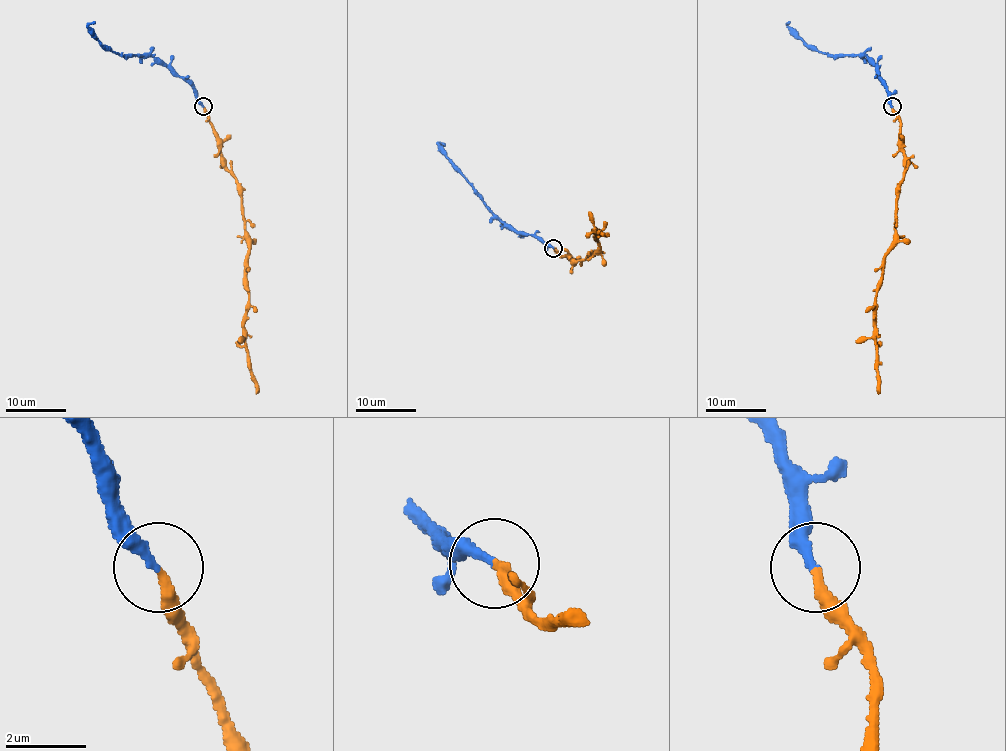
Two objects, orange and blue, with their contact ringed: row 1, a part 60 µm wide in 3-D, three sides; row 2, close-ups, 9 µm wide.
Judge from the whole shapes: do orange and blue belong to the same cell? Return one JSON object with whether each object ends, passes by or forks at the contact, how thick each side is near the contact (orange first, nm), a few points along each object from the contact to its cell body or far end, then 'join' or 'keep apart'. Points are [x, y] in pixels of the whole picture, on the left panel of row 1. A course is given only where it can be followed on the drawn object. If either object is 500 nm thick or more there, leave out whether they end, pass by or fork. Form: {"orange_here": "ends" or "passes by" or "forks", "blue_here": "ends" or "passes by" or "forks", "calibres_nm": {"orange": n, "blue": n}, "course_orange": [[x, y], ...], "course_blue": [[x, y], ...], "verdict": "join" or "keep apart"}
{"orange_here": "ends", "blue_here": "ends", "calibres_nm": {"orange": 280, "blue": 240}, "course_orange": [[203, 107], [222, 165], [236, 180], [240, 197], [248, 249], [243, 339], [248, 368], [257, 393]], "course_blue": [[203, 107], [197, 92], [186, 81], [150, 56], [120, 56], [107, 50], [87, 26], [95, 21]], "verdict": "join"}

